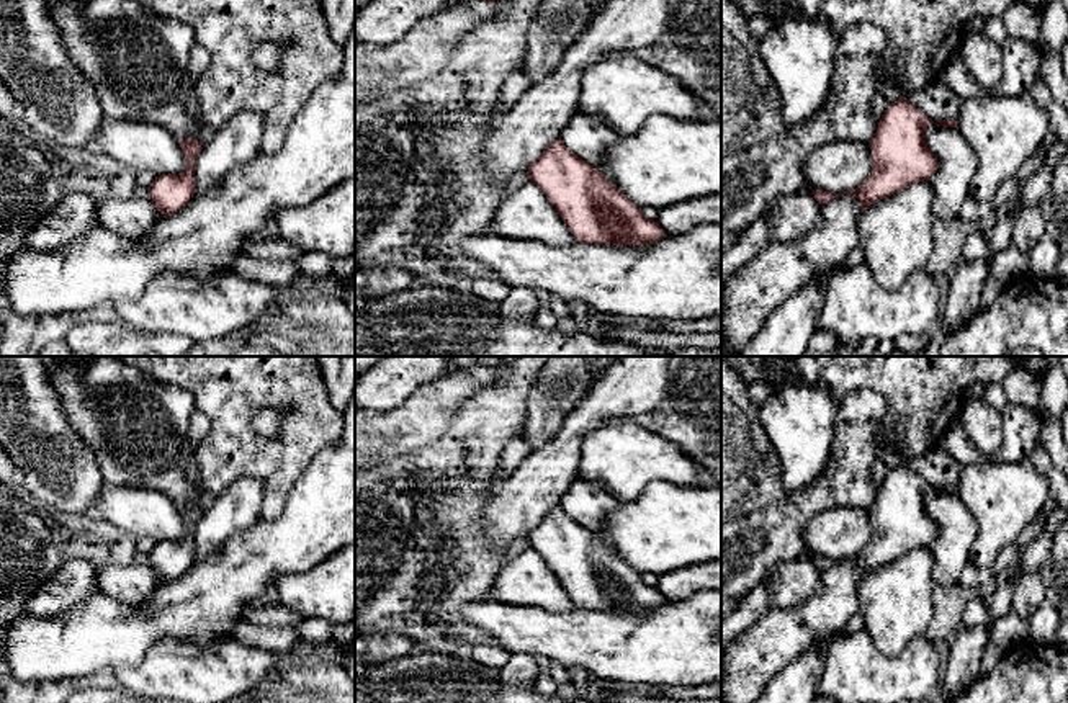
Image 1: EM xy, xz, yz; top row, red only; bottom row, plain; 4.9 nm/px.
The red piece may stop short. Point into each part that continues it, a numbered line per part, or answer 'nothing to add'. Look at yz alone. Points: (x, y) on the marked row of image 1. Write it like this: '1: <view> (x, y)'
nothing to add

